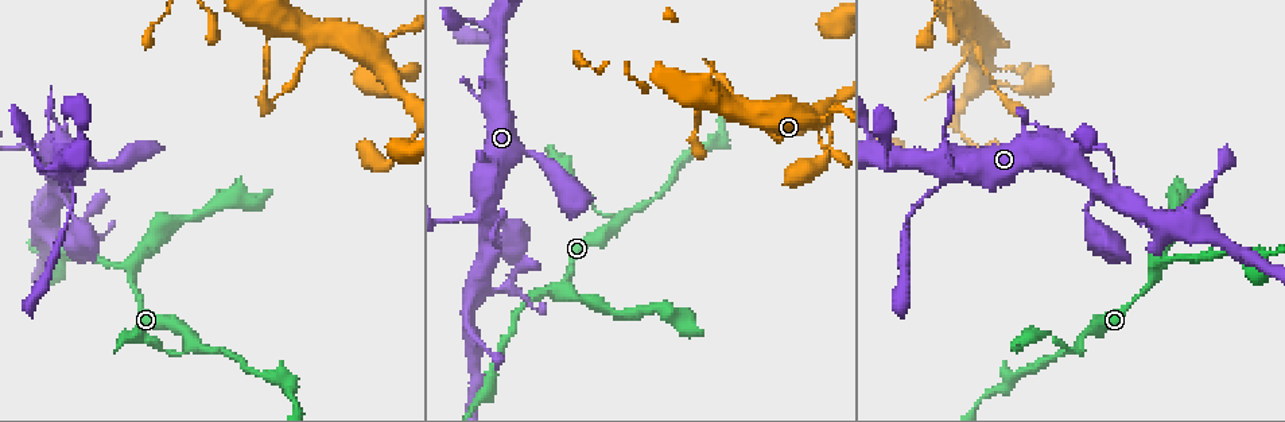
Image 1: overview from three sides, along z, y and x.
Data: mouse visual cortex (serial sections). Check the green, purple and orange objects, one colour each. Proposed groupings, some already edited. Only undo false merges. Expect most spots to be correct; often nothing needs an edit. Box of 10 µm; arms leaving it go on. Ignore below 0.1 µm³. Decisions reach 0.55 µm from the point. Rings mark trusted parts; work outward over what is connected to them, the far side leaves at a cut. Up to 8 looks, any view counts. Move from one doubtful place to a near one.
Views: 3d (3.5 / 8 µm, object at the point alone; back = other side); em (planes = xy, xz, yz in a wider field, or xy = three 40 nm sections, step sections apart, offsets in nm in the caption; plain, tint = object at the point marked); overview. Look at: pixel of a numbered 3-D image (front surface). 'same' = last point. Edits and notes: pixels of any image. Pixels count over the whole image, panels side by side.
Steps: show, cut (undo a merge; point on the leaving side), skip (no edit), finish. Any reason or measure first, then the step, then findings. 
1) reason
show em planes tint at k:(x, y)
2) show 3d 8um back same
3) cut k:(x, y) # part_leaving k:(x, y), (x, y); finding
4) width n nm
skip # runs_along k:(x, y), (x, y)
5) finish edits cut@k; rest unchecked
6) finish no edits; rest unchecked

thin arm on a thick one
show 3d 8um at 1:(69, 178)

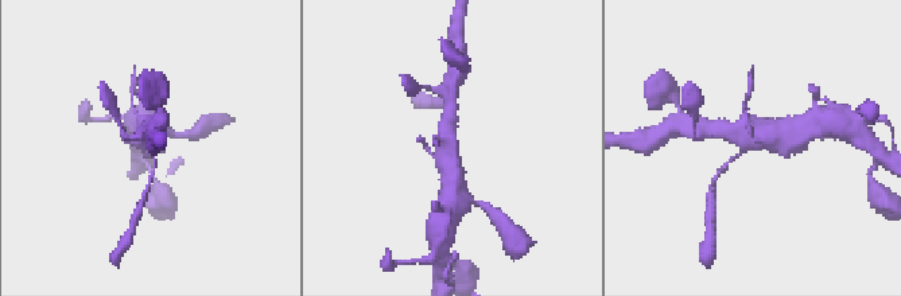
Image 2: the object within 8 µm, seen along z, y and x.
closer look
show 3d 3.5um same

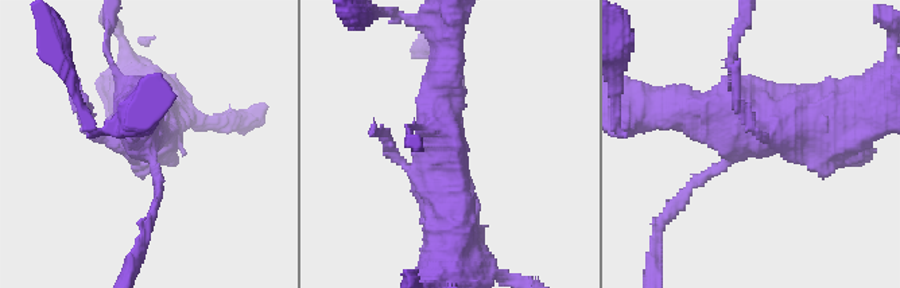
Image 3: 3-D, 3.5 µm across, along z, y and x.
show em xy step 3 tint at 3:(735, 146)

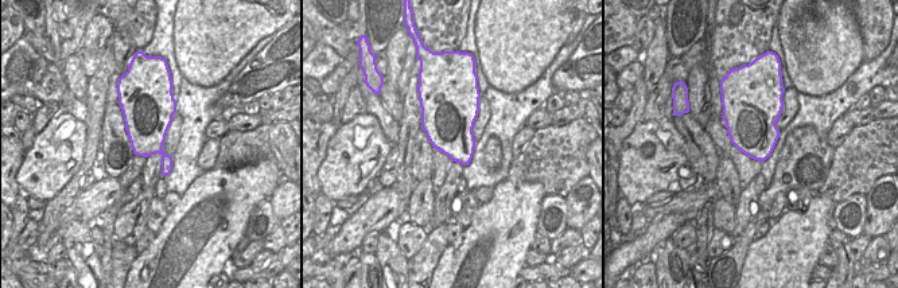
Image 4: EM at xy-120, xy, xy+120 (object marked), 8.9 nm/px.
skip # runs_along 3:(452, 246), (438, 132), (442, 67); all the same cell

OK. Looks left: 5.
narrows sharply
show 3d 3.5um back at 1:(1079, 150)

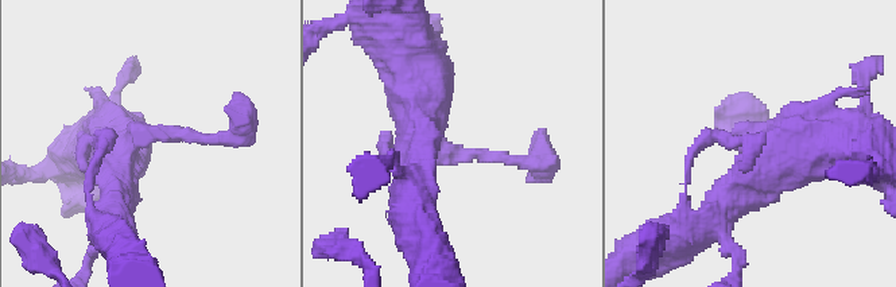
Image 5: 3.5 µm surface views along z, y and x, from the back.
show em xy step 2 tint at 5:(127, 144)

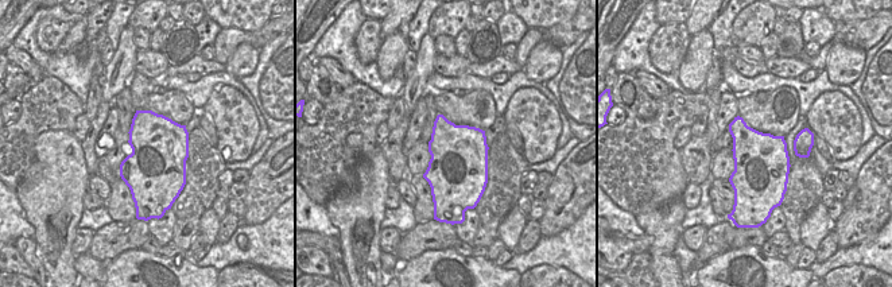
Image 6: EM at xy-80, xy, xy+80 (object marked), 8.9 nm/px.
skip # runs_along 5:(857, 148), (778, 161), (712, 218); one cell here

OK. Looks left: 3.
arms part here
show 3d 8um at 1:(628, 212)

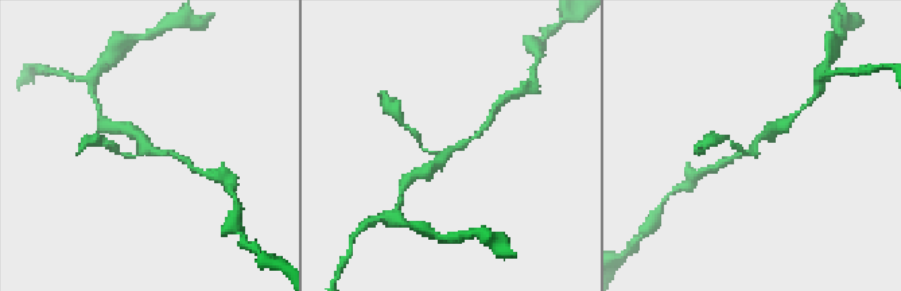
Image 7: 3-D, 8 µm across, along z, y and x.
show em xy step 2 tint same

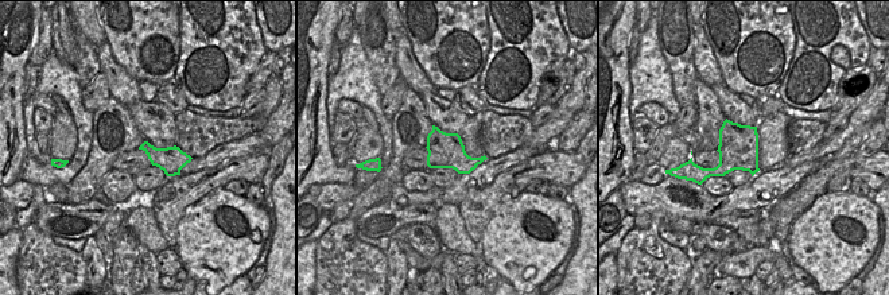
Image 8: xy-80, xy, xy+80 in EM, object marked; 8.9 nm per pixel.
skip # runs_along 7:(423, 173), (451, 148), (482, 131); continuous, no second cell

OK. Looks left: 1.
finish no edits; rest unchecked

